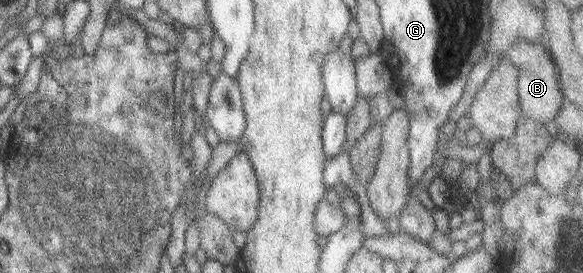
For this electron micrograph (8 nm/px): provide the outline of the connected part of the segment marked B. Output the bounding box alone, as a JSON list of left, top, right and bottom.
[505,40,563,125]

